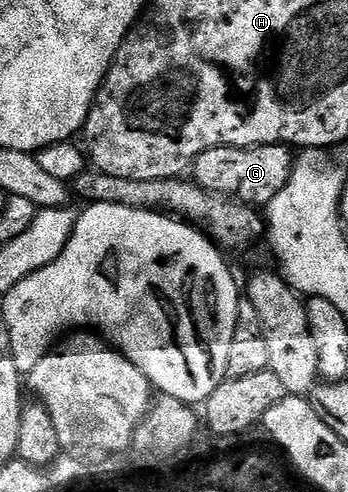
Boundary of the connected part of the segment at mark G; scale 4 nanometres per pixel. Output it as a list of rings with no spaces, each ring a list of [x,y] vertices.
[[[259,144],[253,148],[235,148],[234,146],[218,146],[198,154],[198,158],[190,165],[190,176],[196,185],[213,193],[233,197],[249,206],[266,206],[290,182],[294,167],[293,149],[287,144]]]

